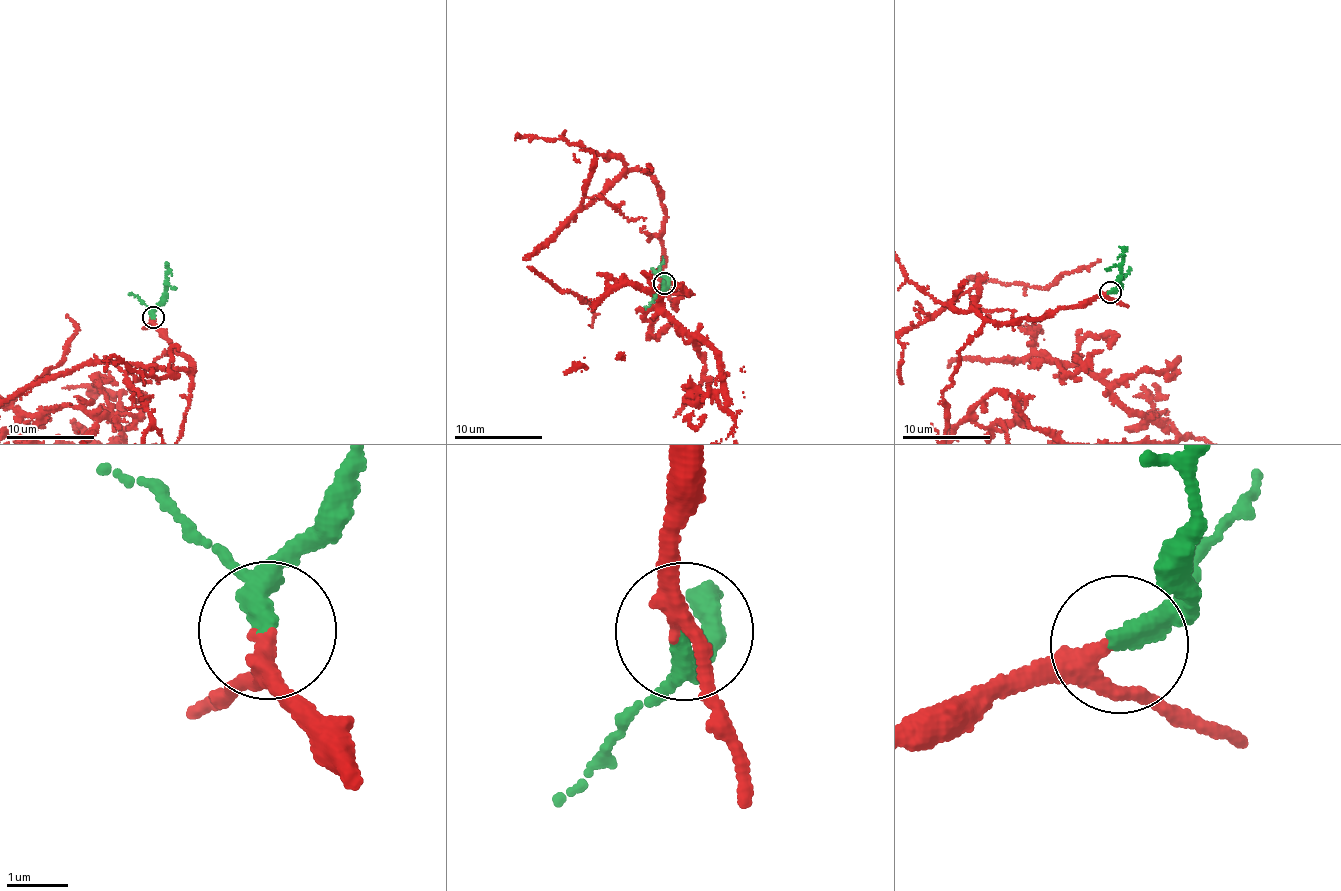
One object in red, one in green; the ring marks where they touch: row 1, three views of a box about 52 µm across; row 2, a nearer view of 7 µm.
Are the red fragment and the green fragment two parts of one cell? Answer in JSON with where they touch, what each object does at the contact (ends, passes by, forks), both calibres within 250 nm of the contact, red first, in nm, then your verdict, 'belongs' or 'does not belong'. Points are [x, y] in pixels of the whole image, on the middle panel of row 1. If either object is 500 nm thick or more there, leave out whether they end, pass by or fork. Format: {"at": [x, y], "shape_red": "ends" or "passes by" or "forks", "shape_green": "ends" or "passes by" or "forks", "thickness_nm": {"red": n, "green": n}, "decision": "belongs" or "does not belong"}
{"at": [664, 283], "shape_red": "passes by", "shape_green": "ends", "thickness_nm": {"red": 240, "green": 360}, "decision": "belongs"}

